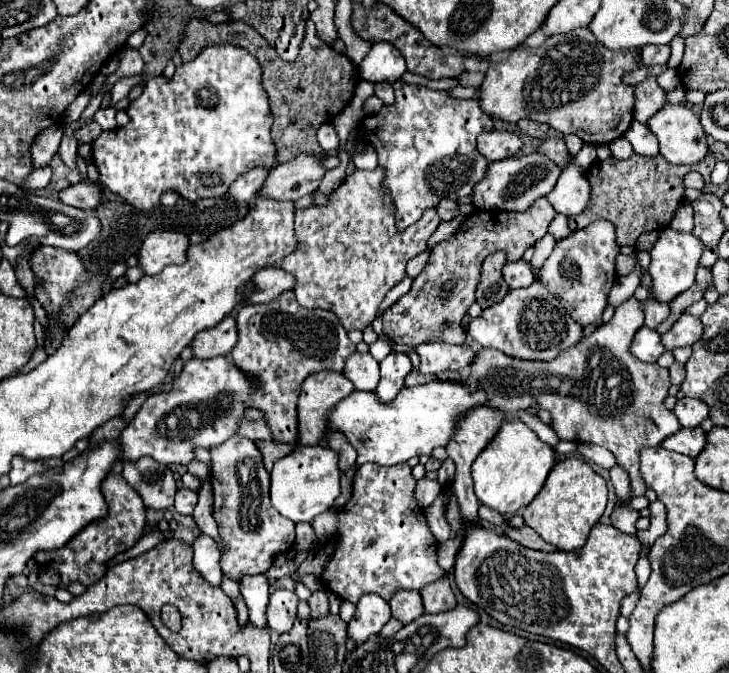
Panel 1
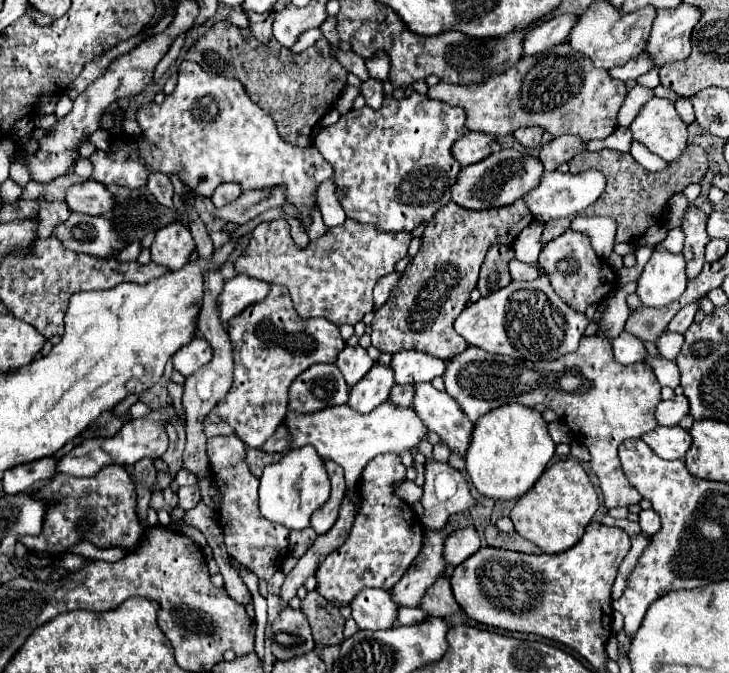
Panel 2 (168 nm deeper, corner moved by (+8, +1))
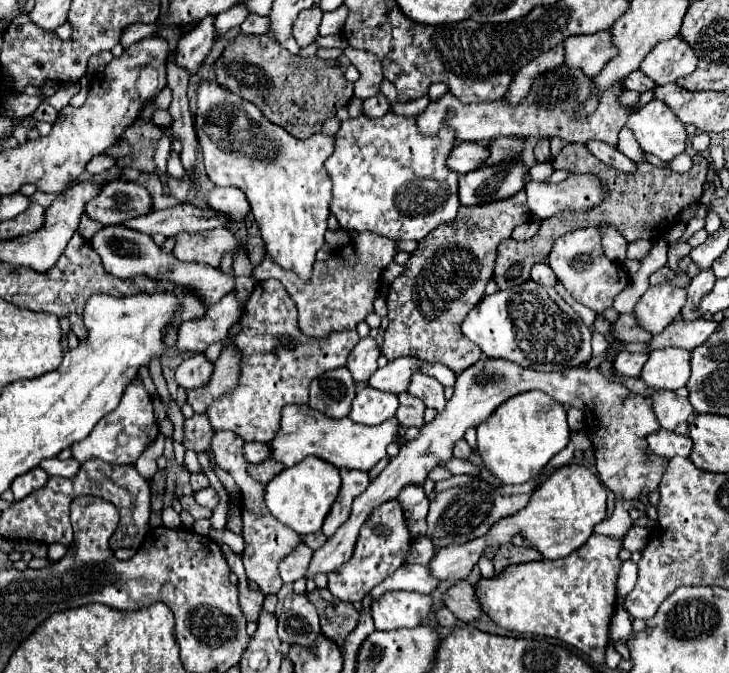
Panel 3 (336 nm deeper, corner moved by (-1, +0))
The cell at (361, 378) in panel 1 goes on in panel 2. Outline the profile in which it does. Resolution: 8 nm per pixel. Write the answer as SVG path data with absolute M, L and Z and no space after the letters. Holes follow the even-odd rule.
M346 346L336 360L338 370L342 372L342 376L346 378L348 386L354 386L356 382L360 382L360 378L364 378L368 374L368 370L374 366L374 360L368 356L368 352L362 346Z

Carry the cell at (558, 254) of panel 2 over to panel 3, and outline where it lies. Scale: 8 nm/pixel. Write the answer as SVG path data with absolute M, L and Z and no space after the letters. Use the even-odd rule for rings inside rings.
M597 227L577 229L573 233L559 237L549 253L549 267L555 271L557 279L571 293L573 299L593 309L595 313L603 313L605 309L613 307L613 299L629 283L629 275L625 273L623 265L607 259L601 245L601 233Z

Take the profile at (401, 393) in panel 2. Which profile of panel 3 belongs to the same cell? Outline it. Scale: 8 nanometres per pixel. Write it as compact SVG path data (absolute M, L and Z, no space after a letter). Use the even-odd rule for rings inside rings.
M401 393L399 397L399 409L397 409L397 421L403 427L421 427L423 421L423 413L425 413L425 405L421 403L421 399L409 395L409 393Z

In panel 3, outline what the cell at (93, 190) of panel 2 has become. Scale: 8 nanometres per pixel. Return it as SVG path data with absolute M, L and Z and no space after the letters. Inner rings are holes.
M125 179L105 183L101 193L85 207L85 213L103 225L119 225L127 219L147 215L151 211L153 199L149 191L143 185Z

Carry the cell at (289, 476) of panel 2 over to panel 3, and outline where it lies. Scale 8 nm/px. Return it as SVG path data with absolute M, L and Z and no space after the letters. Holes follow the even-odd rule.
M305 457L295 467L287 467L269 481L265 487L265 505L267 509L285 525L289 525L297 535L315 533L321 529L331 505L335 503L341 487L339 469L331 463L321 463L319 457Z

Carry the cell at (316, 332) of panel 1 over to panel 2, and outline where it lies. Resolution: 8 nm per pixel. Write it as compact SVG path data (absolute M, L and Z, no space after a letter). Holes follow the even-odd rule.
M274 286L262 302L230 318L228 334L234 346L234 382L224 400L218 402L218 414L252 448L260 448L282 422L290 382L312 364L336 362L336 356L346 346L336 324L326 318L296 316L288 290L282 286Z

